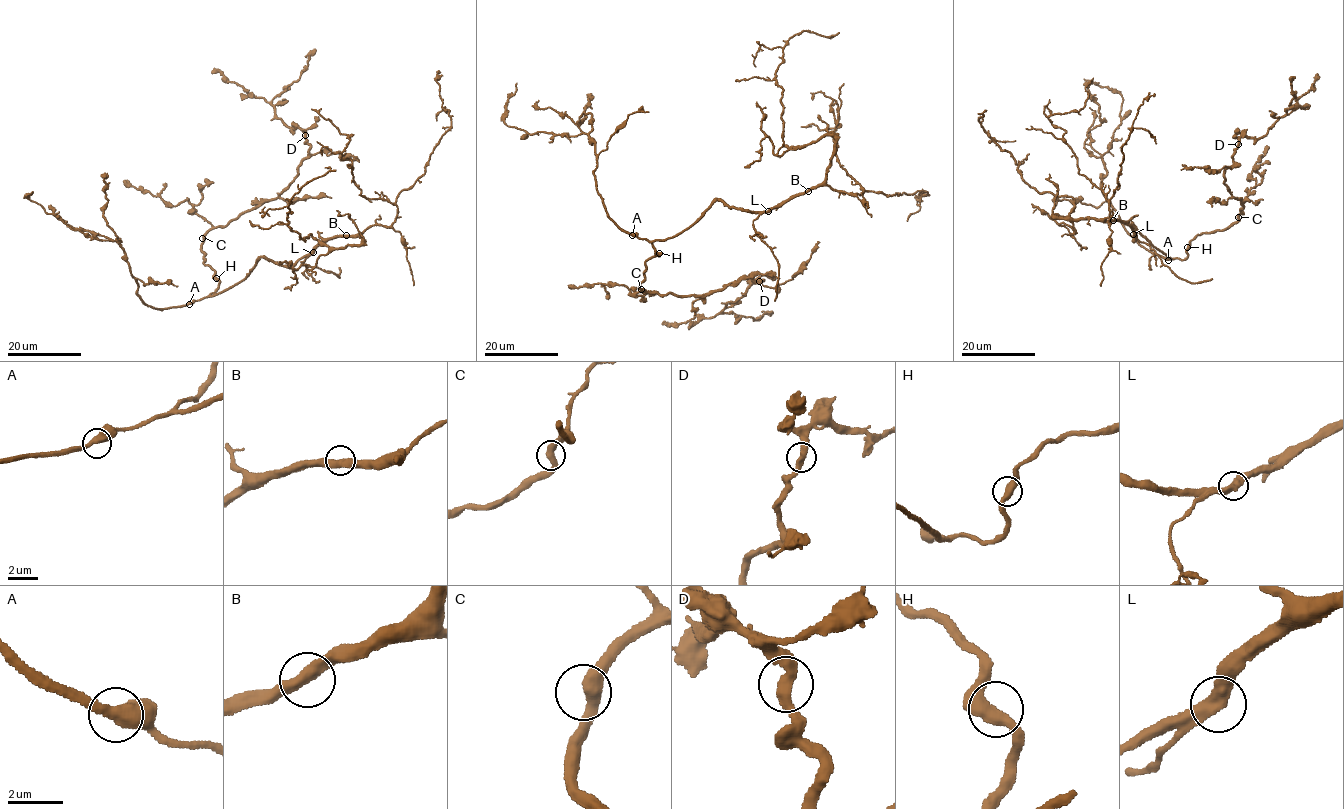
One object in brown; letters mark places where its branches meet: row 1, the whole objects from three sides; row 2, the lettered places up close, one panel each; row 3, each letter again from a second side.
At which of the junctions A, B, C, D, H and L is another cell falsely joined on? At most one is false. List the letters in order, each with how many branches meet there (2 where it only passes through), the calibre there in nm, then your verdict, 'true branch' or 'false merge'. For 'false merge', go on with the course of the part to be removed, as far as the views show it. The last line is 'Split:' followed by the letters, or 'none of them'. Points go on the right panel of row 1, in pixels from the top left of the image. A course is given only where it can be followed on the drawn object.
A: 2 | 440 nm | true branch
B: 2 | 440 nm | true branch
C: 2 | 440 nm | true branch
D: 2 | 400 nm | true branch
H: 2 | 440 nm | true branch
L: 2 | 440 nm | true branch
Split: none of them

